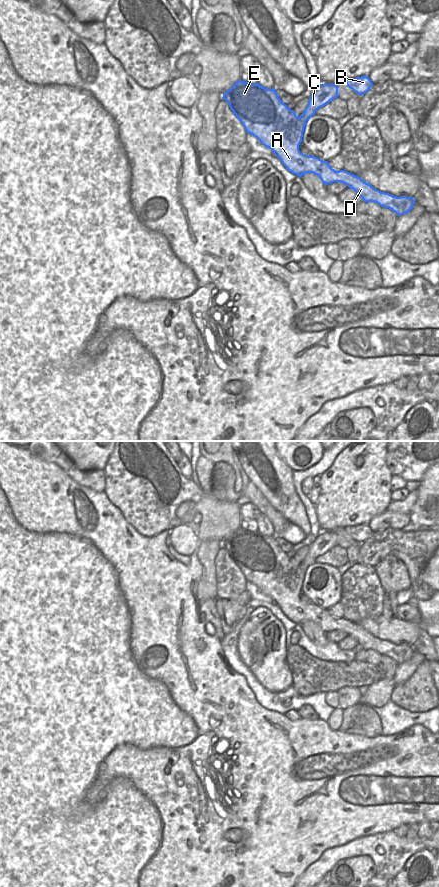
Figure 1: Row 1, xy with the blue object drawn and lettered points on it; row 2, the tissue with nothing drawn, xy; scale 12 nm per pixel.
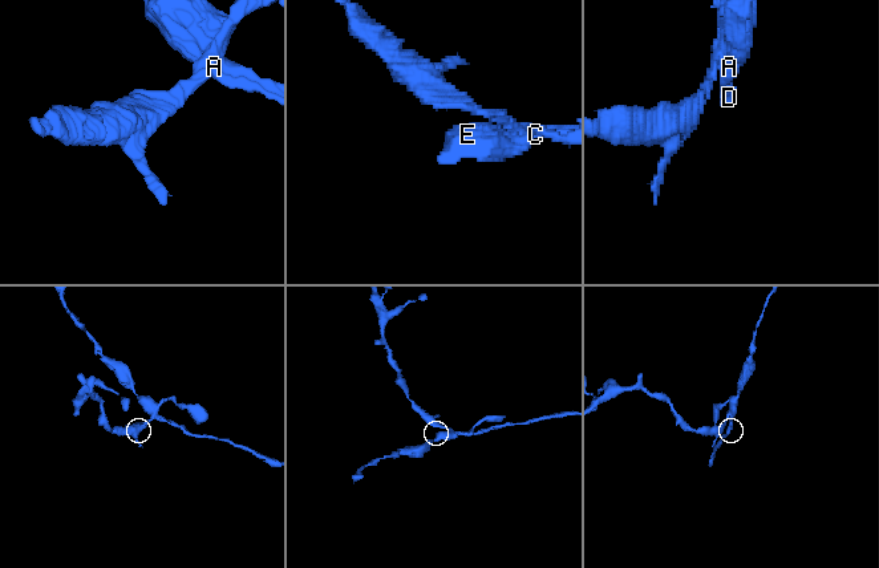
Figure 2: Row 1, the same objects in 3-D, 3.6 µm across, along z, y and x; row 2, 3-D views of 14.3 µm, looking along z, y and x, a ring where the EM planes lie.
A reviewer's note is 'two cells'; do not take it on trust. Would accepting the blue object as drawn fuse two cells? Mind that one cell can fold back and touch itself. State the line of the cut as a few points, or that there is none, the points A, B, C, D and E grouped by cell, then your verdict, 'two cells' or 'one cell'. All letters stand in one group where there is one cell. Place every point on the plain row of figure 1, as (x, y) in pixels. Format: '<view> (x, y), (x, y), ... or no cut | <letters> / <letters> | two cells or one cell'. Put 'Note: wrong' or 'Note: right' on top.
Note: right
xy (301, 562), (305, 569) | A D E / B C | two cells

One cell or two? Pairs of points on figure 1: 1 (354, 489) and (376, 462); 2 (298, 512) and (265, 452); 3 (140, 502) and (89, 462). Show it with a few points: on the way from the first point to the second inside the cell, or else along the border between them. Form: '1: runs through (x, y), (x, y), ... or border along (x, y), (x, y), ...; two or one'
1: runs through (358, 482), (369, 469); one
2: runs through (283, 497), (281, 495), (281, 484), (274, 467); one
3: border along (112, 451), (103, 469); two

